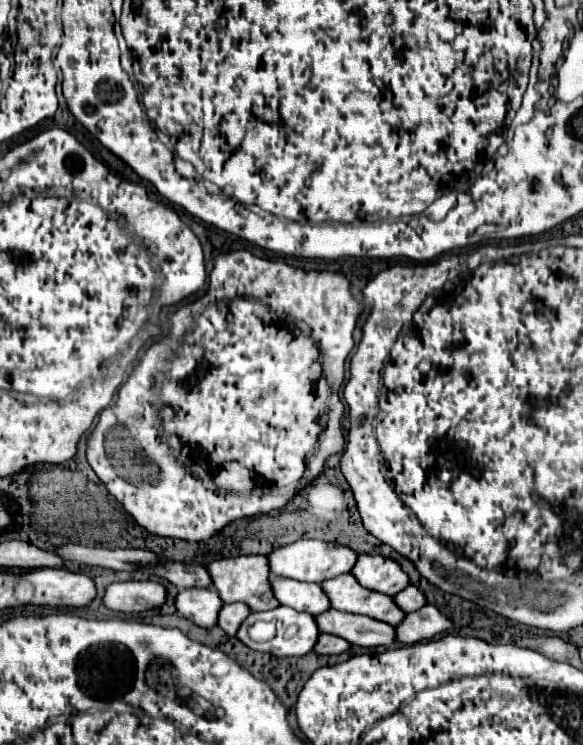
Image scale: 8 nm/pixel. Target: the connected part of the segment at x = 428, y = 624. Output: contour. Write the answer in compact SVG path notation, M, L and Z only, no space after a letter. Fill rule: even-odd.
M425 605L415 613L407 613L403 623L399 623L395 629L397 629L397 641L411 645L419 641L429 641L451 627L453 621L447 615L443 615L435 605Z

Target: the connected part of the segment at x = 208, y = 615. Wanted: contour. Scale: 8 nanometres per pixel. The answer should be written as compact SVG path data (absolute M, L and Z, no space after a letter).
M183 589L175 599L177 611L203 629L213 629L217 625L217 615L223 607L223 601L217 591L211 589Z

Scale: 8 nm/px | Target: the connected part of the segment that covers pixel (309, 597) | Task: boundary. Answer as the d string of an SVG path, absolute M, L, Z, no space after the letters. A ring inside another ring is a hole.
M275 577L271 581L273 593L279 599L281 605L291 607L295 611L305 611L305 613L325 613L331 609L327 595L317 583L301 583L301 581L291 581L283 577Z

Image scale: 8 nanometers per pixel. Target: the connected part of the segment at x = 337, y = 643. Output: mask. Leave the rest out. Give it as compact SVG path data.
M323 633L315 645L315 651L321 655L339 655L339 653L345 653L349 647L351 647L349 641L329 635L329 633Z

